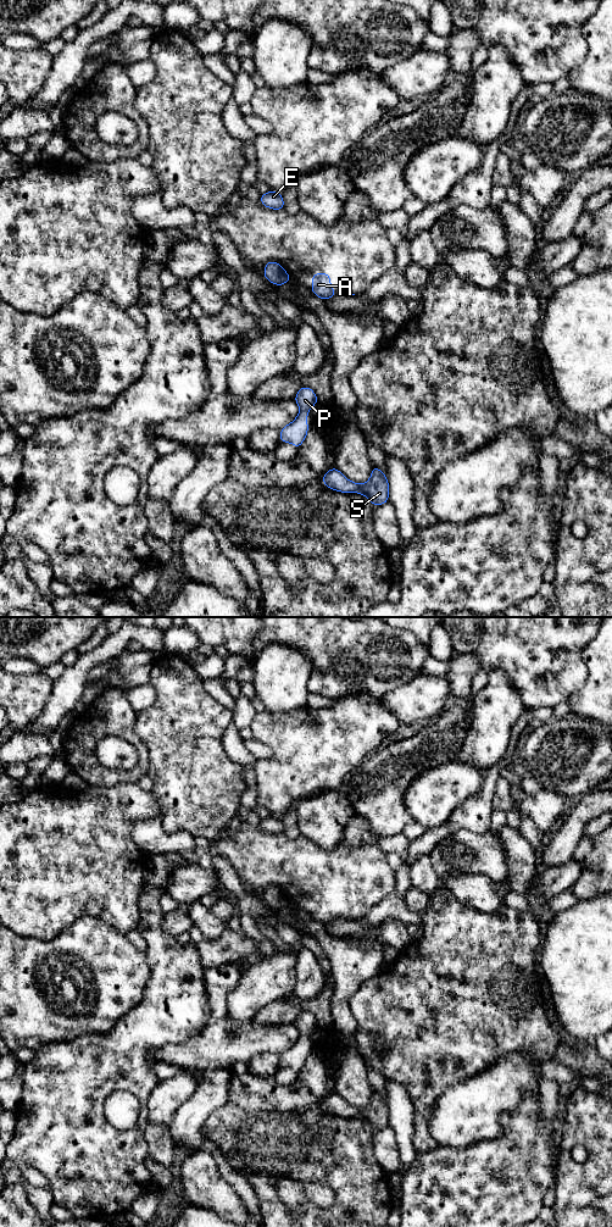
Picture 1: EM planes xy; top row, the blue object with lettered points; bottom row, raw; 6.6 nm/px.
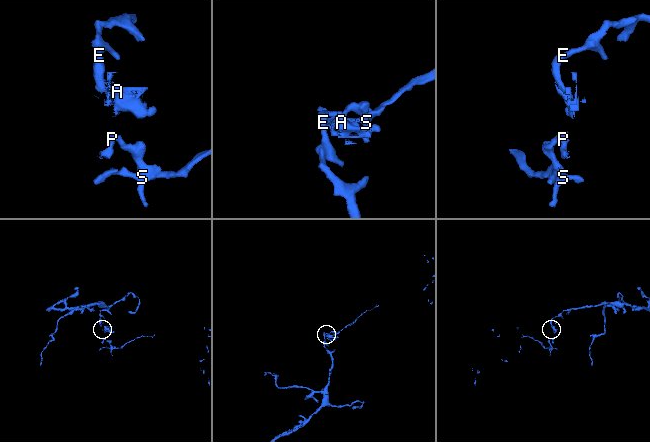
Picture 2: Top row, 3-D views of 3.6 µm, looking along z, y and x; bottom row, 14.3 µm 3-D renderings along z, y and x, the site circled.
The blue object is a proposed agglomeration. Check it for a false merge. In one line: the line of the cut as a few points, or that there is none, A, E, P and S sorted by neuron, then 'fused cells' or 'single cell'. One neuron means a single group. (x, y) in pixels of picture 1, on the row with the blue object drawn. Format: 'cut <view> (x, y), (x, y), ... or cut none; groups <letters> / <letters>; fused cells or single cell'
cut xy (283, 271), (289, 279); groups A P S / E; fused cells

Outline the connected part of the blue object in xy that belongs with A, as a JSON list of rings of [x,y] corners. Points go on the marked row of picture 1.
[[[313,273],[311,292],[323,301],[334,296],[338,292],[330,285],[329,273]]]

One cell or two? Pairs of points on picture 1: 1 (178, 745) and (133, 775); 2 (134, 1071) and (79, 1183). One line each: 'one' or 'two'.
1: two
2: one

